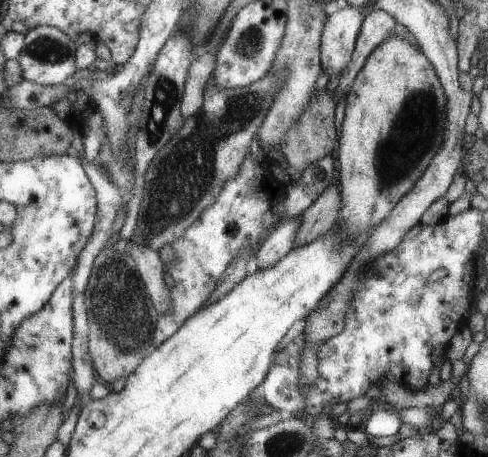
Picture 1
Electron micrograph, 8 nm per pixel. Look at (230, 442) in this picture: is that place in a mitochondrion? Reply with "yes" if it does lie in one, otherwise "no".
yes

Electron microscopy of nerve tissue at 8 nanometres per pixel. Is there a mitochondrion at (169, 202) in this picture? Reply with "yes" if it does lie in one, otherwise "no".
yes

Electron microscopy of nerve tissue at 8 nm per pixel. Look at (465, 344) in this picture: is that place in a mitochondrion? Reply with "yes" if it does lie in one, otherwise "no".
no

